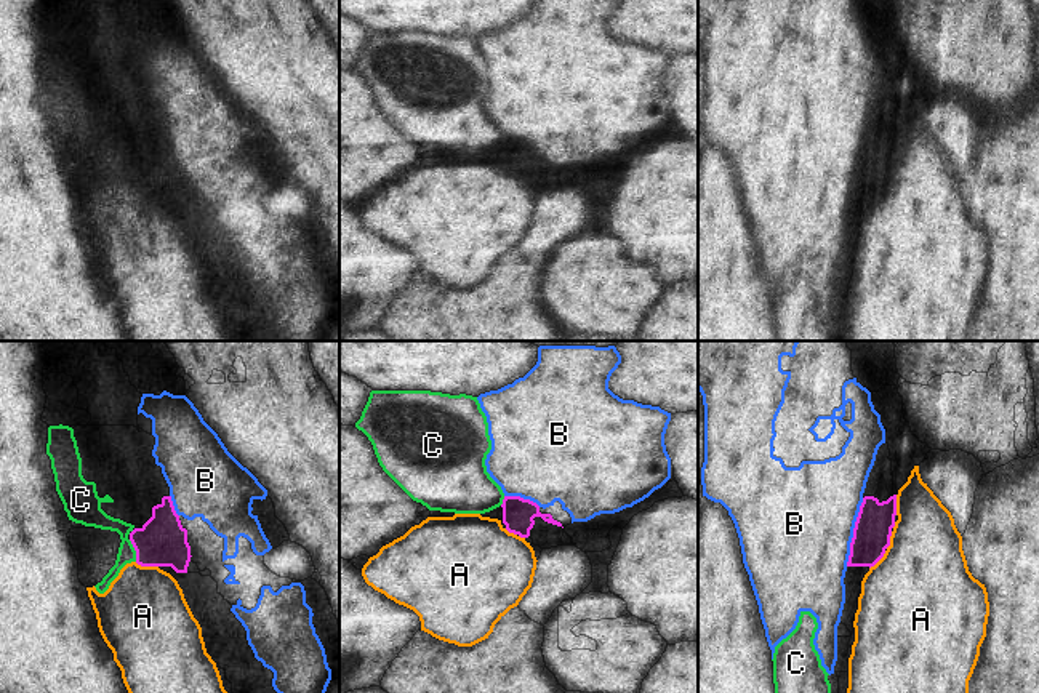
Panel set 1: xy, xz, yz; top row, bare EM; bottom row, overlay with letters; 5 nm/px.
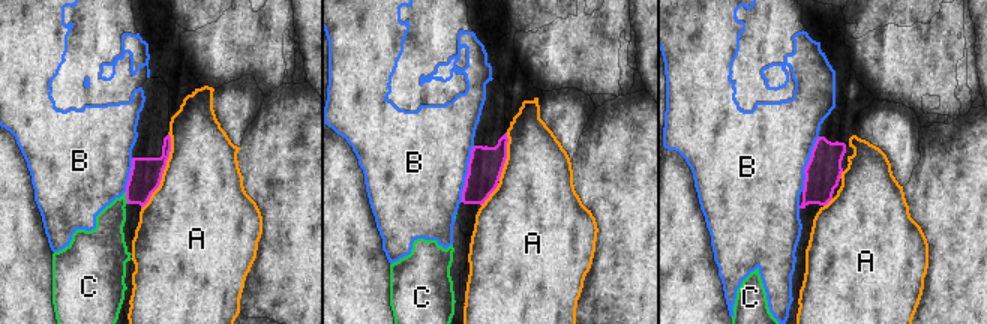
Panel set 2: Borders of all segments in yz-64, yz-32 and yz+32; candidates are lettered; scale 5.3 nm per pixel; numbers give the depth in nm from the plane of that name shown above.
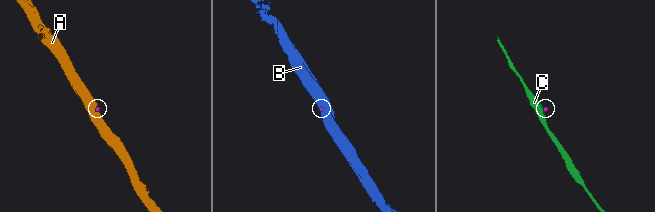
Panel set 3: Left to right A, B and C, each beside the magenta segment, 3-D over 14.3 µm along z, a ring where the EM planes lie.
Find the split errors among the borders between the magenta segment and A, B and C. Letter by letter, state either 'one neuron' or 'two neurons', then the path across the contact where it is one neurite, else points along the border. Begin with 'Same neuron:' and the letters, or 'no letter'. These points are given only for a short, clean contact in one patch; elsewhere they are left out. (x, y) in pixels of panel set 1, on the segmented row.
Same neuron: B
A: two neurons; border xy (135, 562), (144, 567), (157, 567)
B: one neuron; way yz (873, 528), (854, 532), (836, 527), (804, 527)
C: two neurons; border xy (128, 540), (136, 560)

